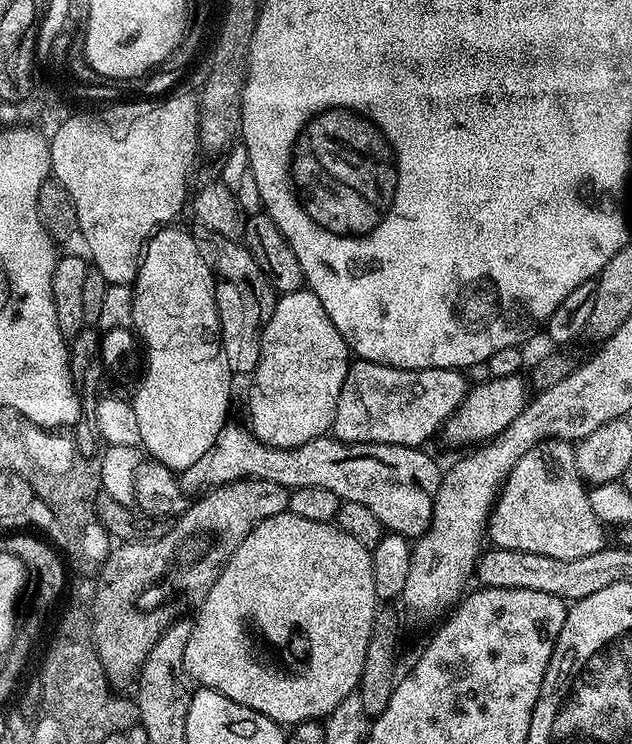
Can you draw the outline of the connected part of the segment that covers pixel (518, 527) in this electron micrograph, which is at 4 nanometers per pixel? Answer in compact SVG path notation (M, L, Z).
M555 438L543 440L541 444L522 454L522 458L504 481L504 487L496 497L492 514L488 517L486 536L489 541L492 539L491 543L495 547L522 550L530 554L547 554L550 558L563 560L586 558L586 554L595 554L606 547L606 528L590 507L589 489L580 477L575 454L576 449L569 441Z

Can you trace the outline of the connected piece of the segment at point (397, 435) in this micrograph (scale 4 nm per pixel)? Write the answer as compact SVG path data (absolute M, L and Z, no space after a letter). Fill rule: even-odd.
M357 359L348 365L330 432L335 439L347 444L401 444L407 448L418 448L427 445L427 440L435 432L437 435L469 389L463 371L454 368L391 368L378 362Z

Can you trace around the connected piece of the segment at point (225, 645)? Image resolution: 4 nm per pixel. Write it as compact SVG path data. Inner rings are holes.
M280 512L277 516L258 522L258 526L254 526L254 530L246 534L242 546L234 550L222 574L218 574L214 586L210 586L210 594L206 594L199 608L195 609L190 642L186 642L184 669L188 672L189 681L195 682L199 687L214 690L281 726L295 726L308 720L319 721L328 717L334 706L342 702L342 698L359 689L362 662L366 662L366 642L370 642L370 626L377 607L370 549L362 546L358 538L350 538L350 534L346 534L335 523L310 522L306 518L298 518L292 512Z

